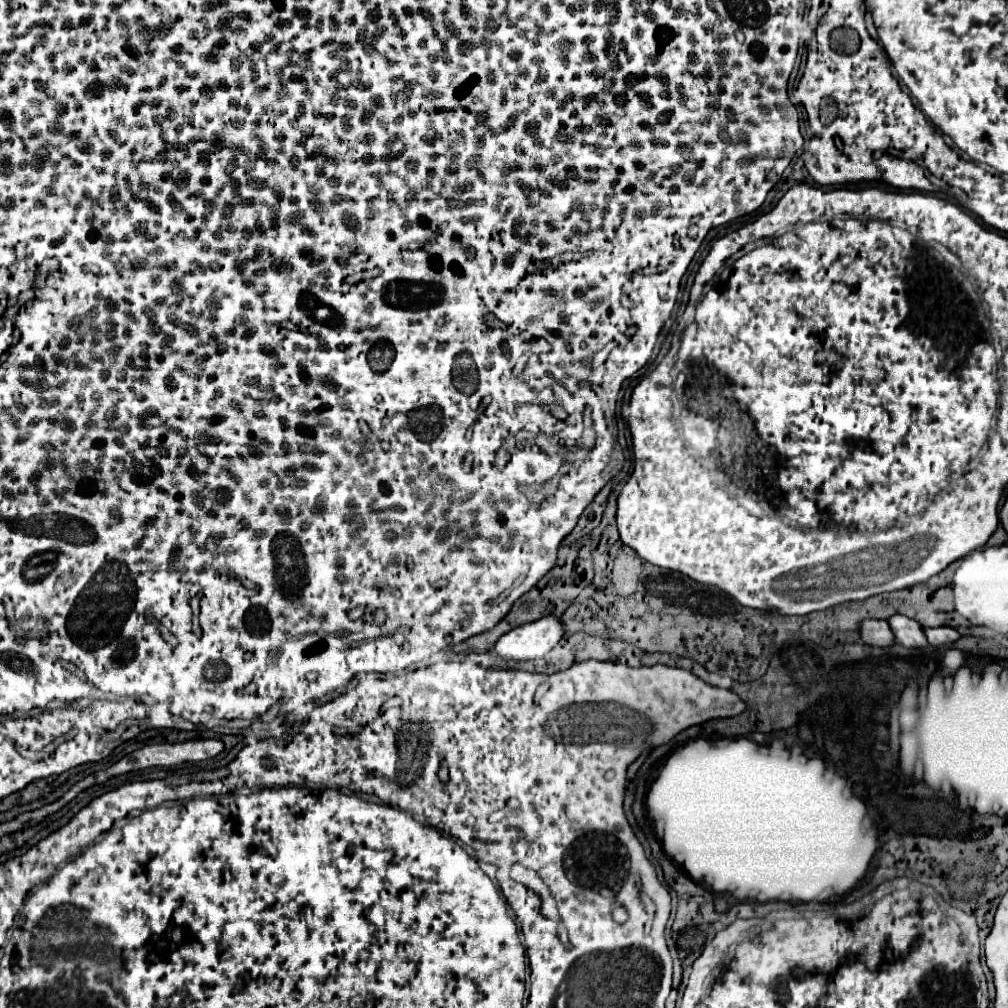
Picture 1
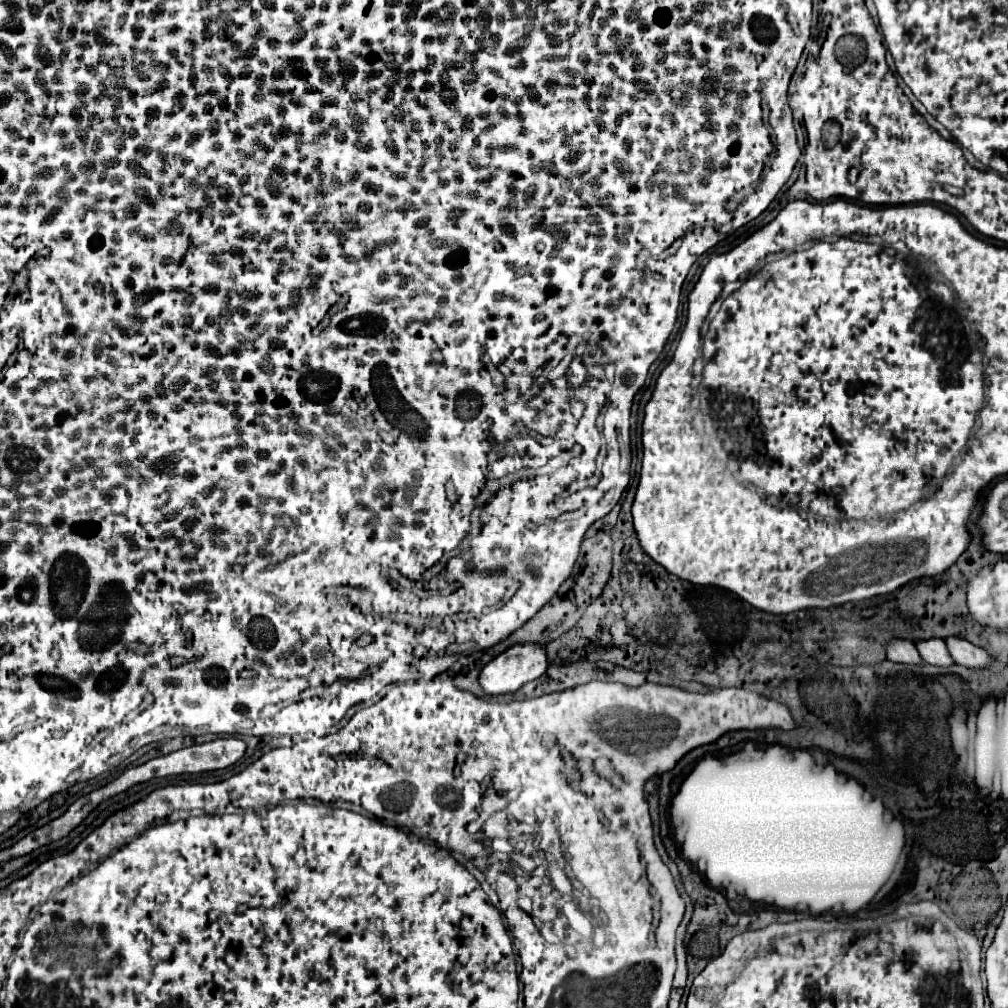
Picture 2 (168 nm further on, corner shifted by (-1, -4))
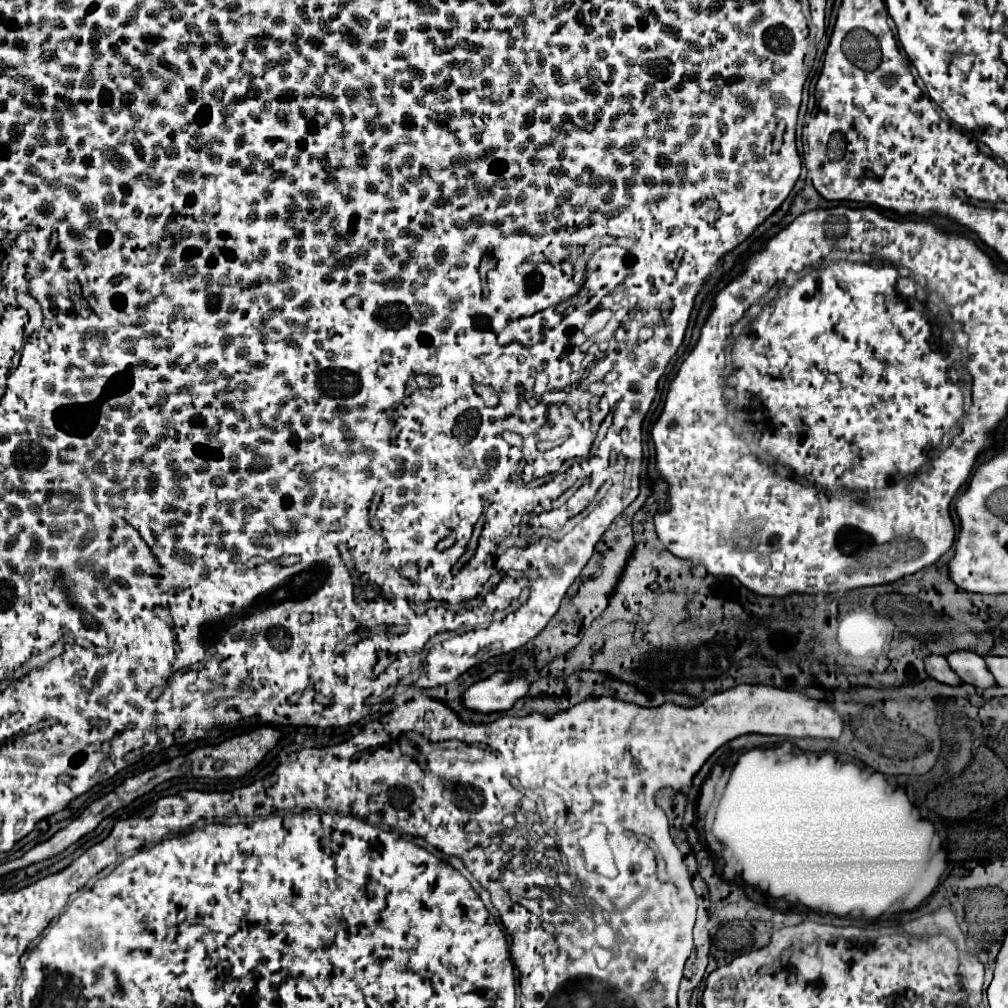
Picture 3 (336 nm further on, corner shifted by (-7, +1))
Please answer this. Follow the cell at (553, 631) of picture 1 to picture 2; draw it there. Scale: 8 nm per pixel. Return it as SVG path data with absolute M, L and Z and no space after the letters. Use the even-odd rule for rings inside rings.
M511 646L485 664L479 682L487 694L509 694L545 674L547 666L543 646Z

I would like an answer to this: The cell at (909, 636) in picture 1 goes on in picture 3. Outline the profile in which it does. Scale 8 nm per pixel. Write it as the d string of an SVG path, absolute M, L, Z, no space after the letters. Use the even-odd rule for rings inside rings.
M955 651L955 653L947 655L947 661L949 661L951 669L969 685L975 685L981 689L989 689L989 687L997 685L995 677L991 677L991 671L987 669L987 663L977 653Z

